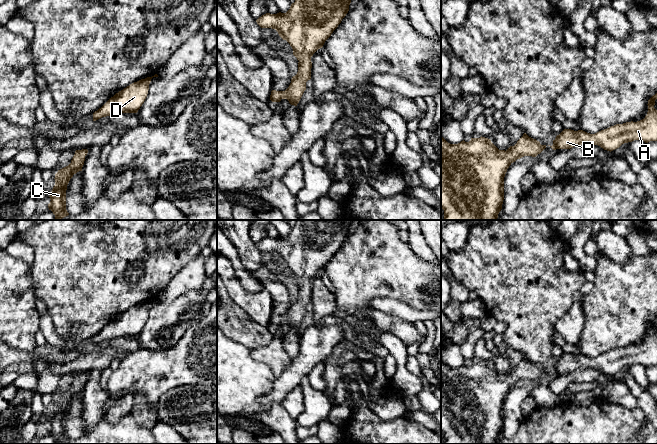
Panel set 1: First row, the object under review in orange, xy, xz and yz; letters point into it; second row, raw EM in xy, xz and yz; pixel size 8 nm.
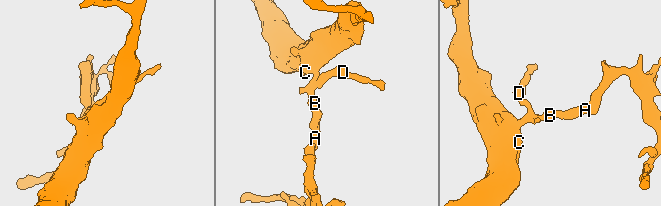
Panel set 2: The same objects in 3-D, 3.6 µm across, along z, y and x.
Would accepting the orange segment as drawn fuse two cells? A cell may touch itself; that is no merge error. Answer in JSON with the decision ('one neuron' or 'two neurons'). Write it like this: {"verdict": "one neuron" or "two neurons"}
{"verdict": "one neuron"}

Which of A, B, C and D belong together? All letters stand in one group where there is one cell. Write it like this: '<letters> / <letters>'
A B C D

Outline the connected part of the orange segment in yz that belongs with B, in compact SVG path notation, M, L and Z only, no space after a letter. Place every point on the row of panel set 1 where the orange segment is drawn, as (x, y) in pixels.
M657 93L648 100L647 115L640 121L616 124L595 134L564 129L550 147L553 150L571 149L577 145L594 144L611 152L634 140L642 140L645 143L657 141L657 110L654 108L656 99Z

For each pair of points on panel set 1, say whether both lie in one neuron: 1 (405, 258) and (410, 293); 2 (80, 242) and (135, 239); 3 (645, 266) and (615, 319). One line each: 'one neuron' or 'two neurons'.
1: one neuron
2: one neuron
3: one neuron

